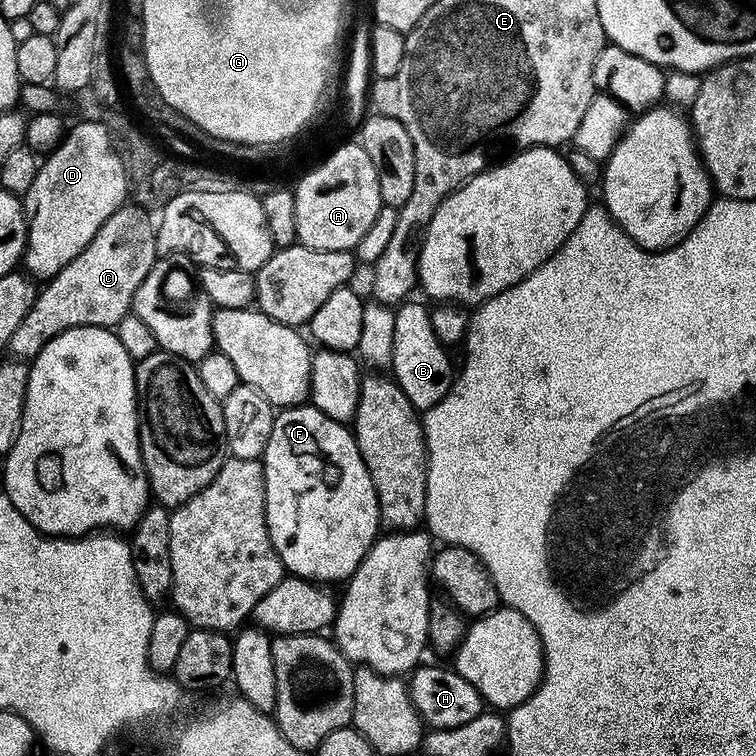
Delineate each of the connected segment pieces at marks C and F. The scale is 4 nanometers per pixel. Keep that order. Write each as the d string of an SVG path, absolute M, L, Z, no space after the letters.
M132 202L125 203L123 208L114 210L114 214L110 214L110 218L106 218L106 222L102 222L102 230L98 230L98 234L94 234L94 238L90 238L90 246L86 246L86 250L82 250L82 254L78 254L78 258L74 258L74 262L62 266L62 270L58 270L58 274L54 274L51 280L39 289L34 302L26 310L26 318L22 318L22 322L18 322L18 330L14 330L14 338L10 338L8 343L7 351L13 357L25 362L31 361L32 357L37 356L42 350L42 346L46 346L46 342L50 342L50 338L54 338L66 330L78 326L115 329L116 324L122 322L122 318L126 318L132 312L134 294L138 290L138 286L142 286L146 274L150 274L150 270L158 259L156 251L157 225L154 223L153 217L151 220L143 211L147 212L143 207Z
M285 408L275 417L262 463L266 526L285 569L293 576L313 582L347 581L382 532L378 494L374 482L370 482L366 462L362 462L355 435L345 425L326 418L317 408Z

